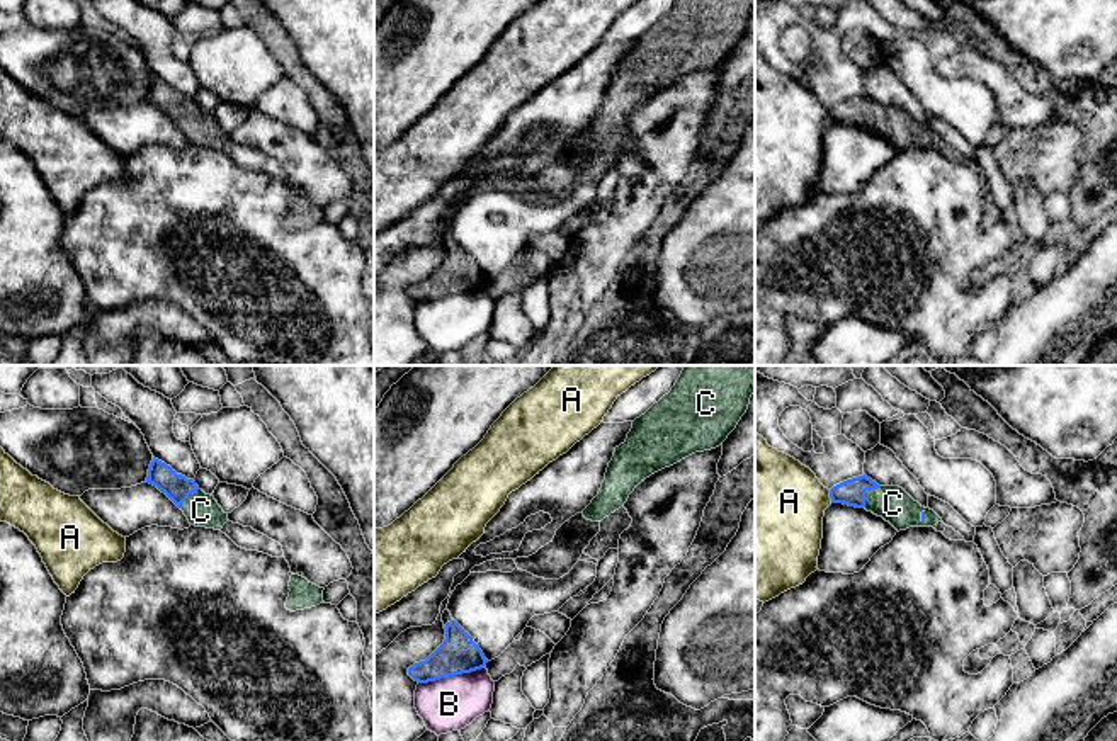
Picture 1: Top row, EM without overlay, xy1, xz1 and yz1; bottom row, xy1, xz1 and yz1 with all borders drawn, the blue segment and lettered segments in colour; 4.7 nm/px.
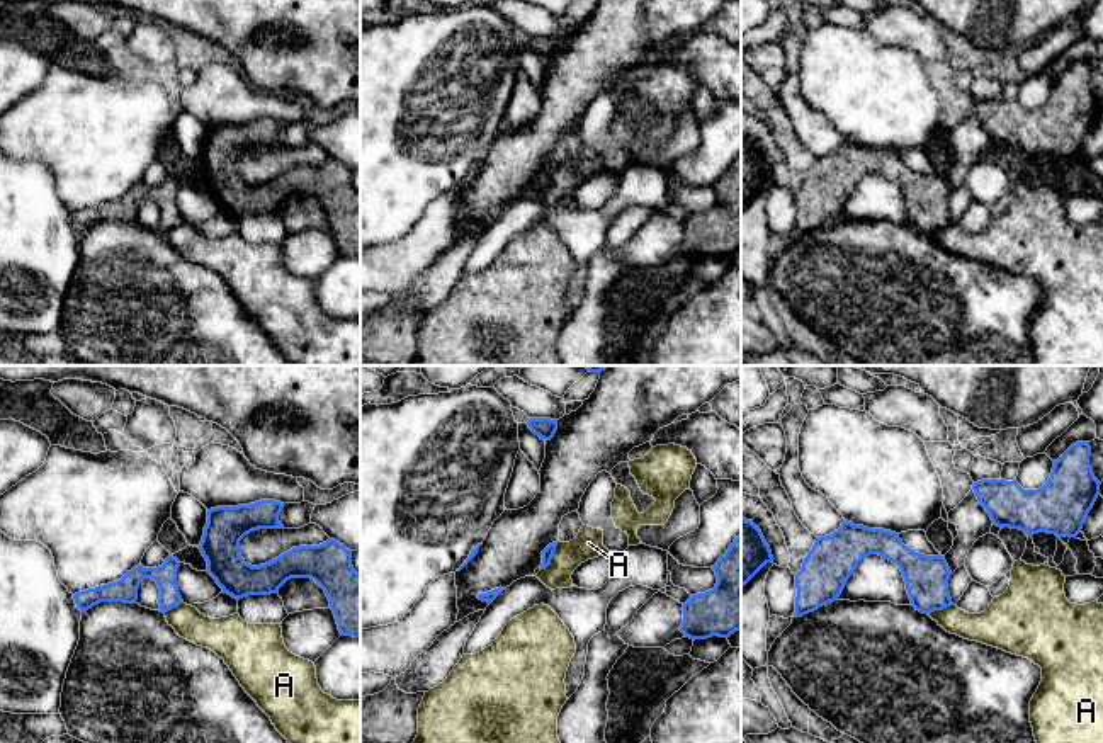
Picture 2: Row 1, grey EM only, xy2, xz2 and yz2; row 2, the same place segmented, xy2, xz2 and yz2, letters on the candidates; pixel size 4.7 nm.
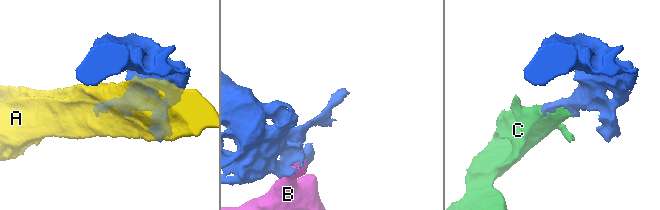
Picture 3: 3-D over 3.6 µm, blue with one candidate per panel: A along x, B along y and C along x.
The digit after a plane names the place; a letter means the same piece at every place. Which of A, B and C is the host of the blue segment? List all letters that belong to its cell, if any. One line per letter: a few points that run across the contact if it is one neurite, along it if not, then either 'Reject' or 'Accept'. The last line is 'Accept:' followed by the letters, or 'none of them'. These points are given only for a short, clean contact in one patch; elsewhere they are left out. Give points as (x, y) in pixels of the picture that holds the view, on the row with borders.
A: Reject
B: Reject
C: Accept
Accept: C

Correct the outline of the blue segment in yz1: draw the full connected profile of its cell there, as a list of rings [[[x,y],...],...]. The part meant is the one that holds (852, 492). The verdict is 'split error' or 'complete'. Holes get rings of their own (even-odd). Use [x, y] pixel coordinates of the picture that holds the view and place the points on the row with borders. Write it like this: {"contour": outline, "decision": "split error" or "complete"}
{"contour": [[[870,478],[847,479],[830,489],[831,503],[865,508],[889,522],[898,532],[910,527],[933,527],[942,518],[921,506],[899,486],[879,486]]], "decision": "split error"}

